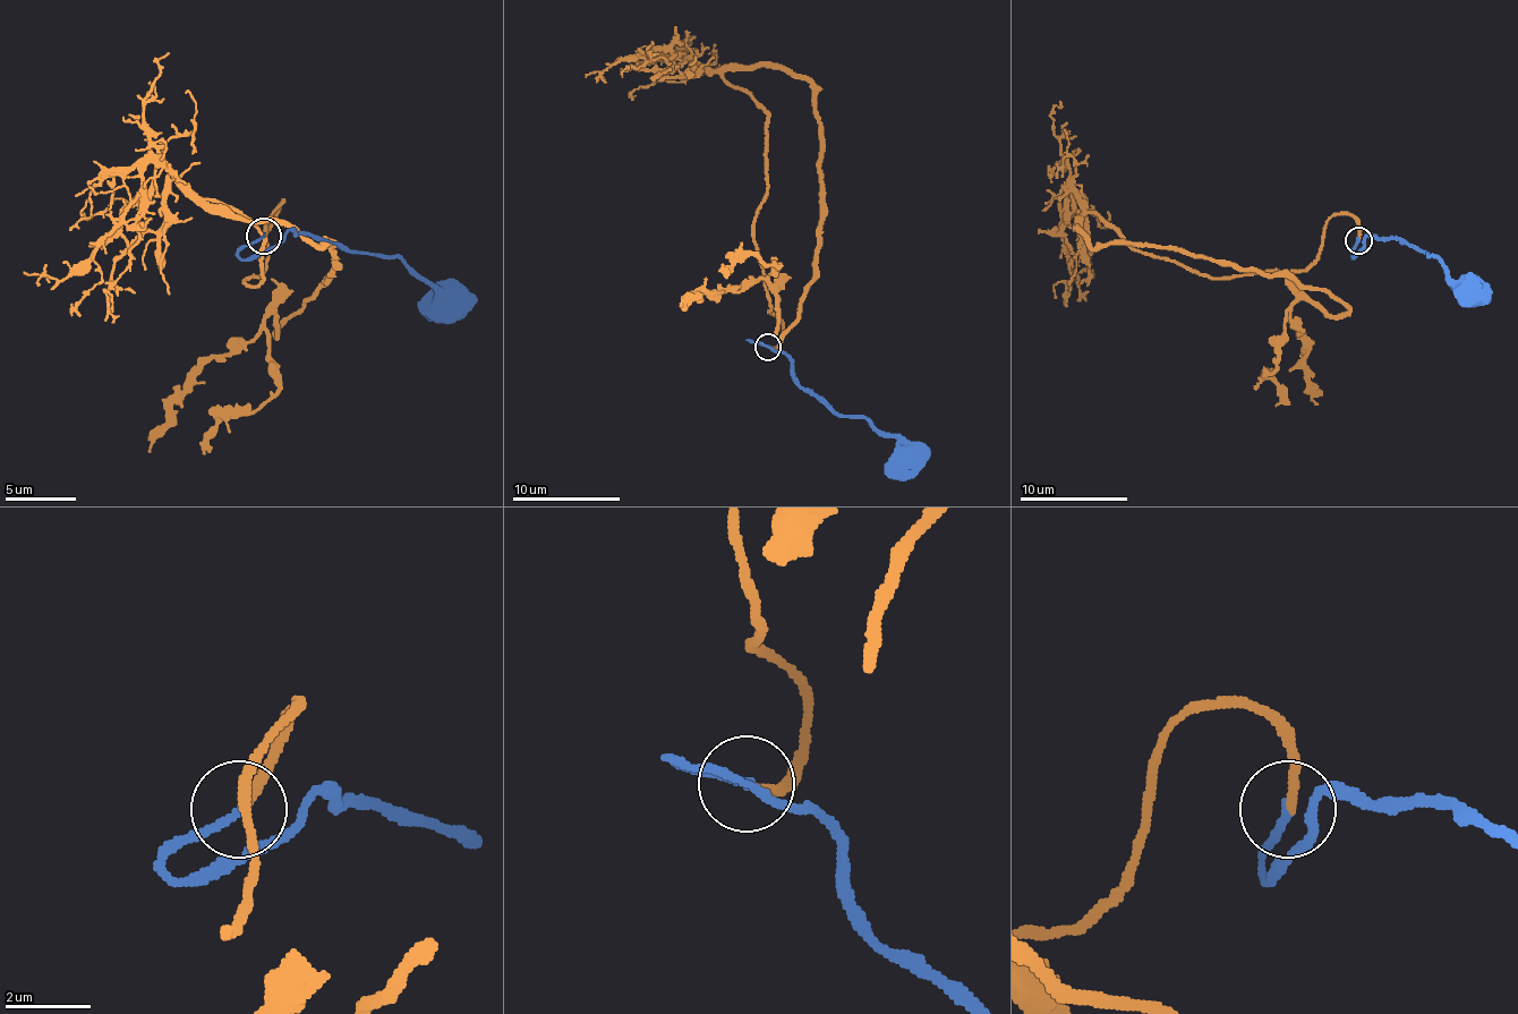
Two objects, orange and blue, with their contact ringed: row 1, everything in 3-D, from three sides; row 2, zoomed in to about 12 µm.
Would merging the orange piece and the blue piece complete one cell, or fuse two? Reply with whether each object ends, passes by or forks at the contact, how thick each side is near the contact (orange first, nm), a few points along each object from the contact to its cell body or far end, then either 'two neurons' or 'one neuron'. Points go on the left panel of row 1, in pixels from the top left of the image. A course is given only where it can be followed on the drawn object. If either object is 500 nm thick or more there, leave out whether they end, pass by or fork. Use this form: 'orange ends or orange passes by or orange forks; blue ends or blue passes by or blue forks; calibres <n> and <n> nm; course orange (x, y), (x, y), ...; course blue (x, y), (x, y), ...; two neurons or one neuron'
orange ends; blue ends; calibres 200 and 180 nm; course orange (266, 237), (283, 201), (255, 287), (262, 237), (205, 201), (333, 244), (326, 279), (216, 354), (148, 453); course blue (262, 237), (238, 254), (255, 257), (287, 232), (333, 240), (358, 254), (398, 254), (454, 304), (451, 307); one neuron

